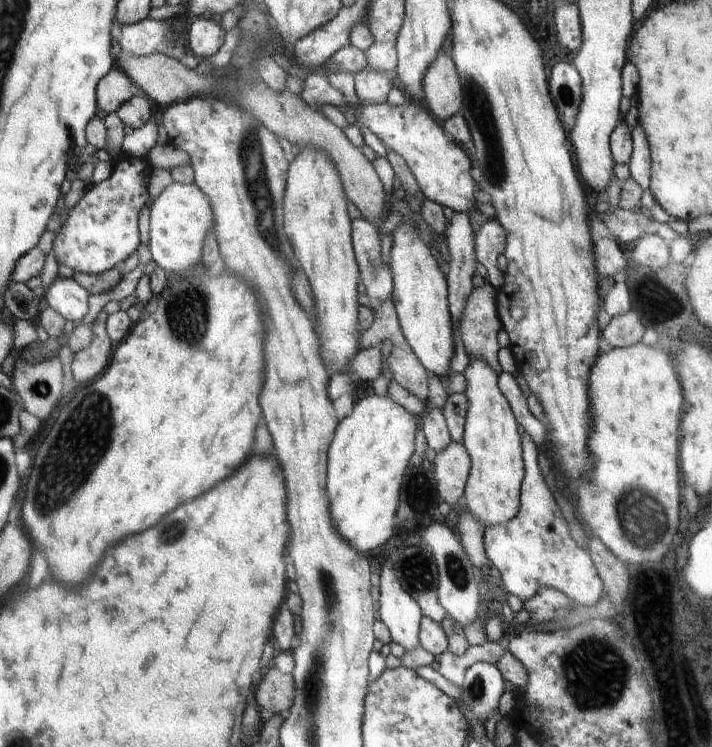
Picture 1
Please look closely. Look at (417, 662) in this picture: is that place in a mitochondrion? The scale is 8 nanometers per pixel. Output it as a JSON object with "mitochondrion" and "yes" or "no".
{"mitochondrion":"no"}

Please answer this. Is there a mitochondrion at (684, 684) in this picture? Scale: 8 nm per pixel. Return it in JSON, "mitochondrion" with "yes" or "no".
{"mitochondrion":"no"}

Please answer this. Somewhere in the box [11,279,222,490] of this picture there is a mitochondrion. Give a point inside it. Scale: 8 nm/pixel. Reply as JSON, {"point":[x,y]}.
{"point":[188,311]}

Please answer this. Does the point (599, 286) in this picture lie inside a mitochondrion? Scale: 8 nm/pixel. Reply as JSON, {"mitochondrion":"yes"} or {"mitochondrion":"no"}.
{"mitochondrion":"no"}

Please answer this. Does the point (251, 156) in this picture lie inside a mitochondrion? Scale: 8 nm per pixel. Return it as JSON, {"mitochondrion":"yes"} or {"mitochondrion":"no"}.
{"mitochondrion":"yes"}

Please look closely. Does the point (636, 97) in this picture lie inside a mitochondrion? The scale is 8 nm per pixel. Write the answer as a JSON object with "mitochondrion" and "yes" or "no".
{"mitochondrion":"no"}

